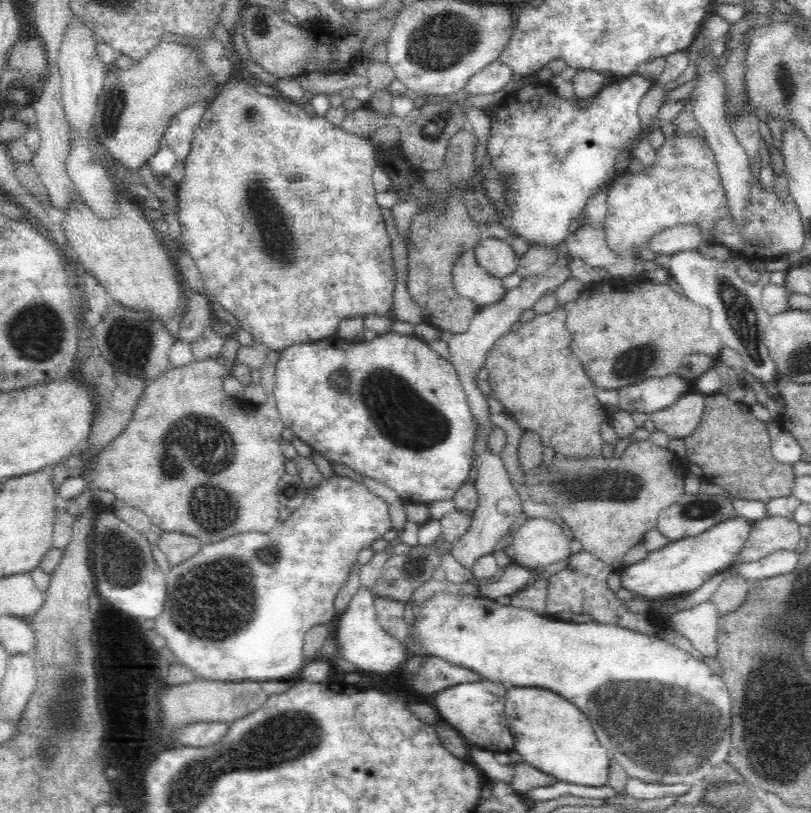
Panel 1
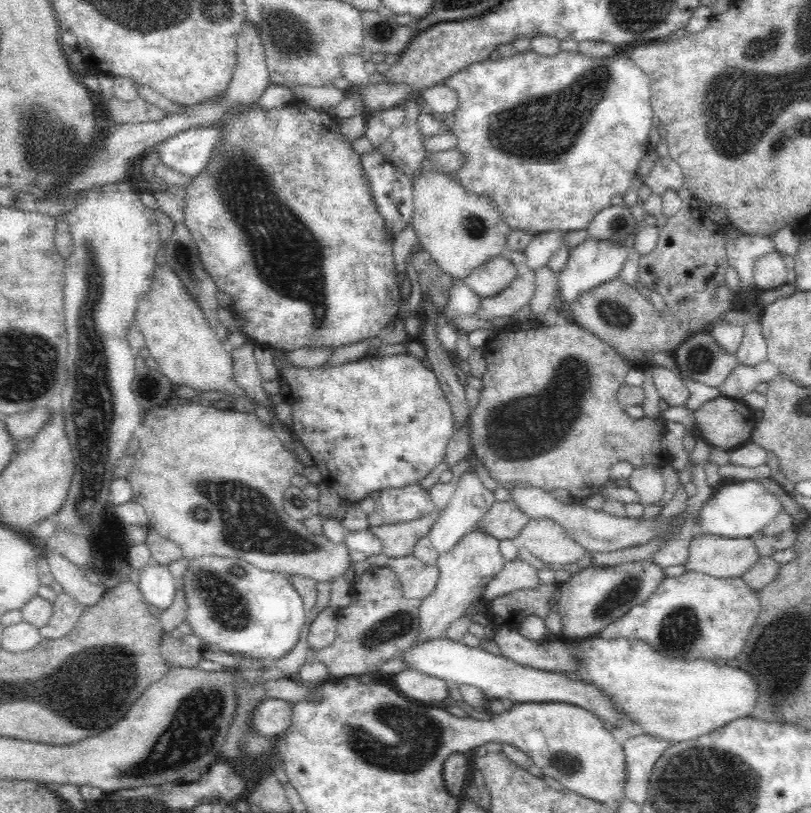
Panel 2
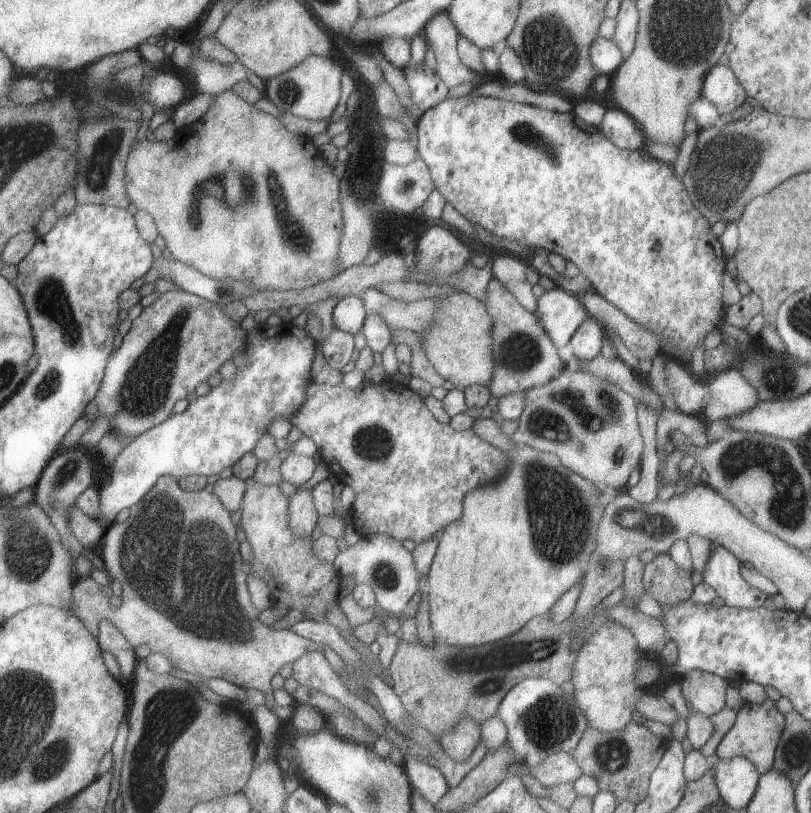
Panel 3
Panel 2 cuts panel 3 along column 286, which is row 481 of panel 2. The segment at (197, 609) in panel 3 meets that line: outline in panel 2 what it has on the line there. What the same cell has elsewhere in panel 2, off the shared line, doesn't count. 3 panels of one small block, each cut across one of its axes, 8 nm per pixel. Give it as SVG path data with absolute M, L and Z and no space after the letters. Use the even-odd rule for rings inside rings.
M645 465L636 468L629 478L629 488L638 495L643 506L658 504L658 500L664 496L665 483L660 470L658 465Z

